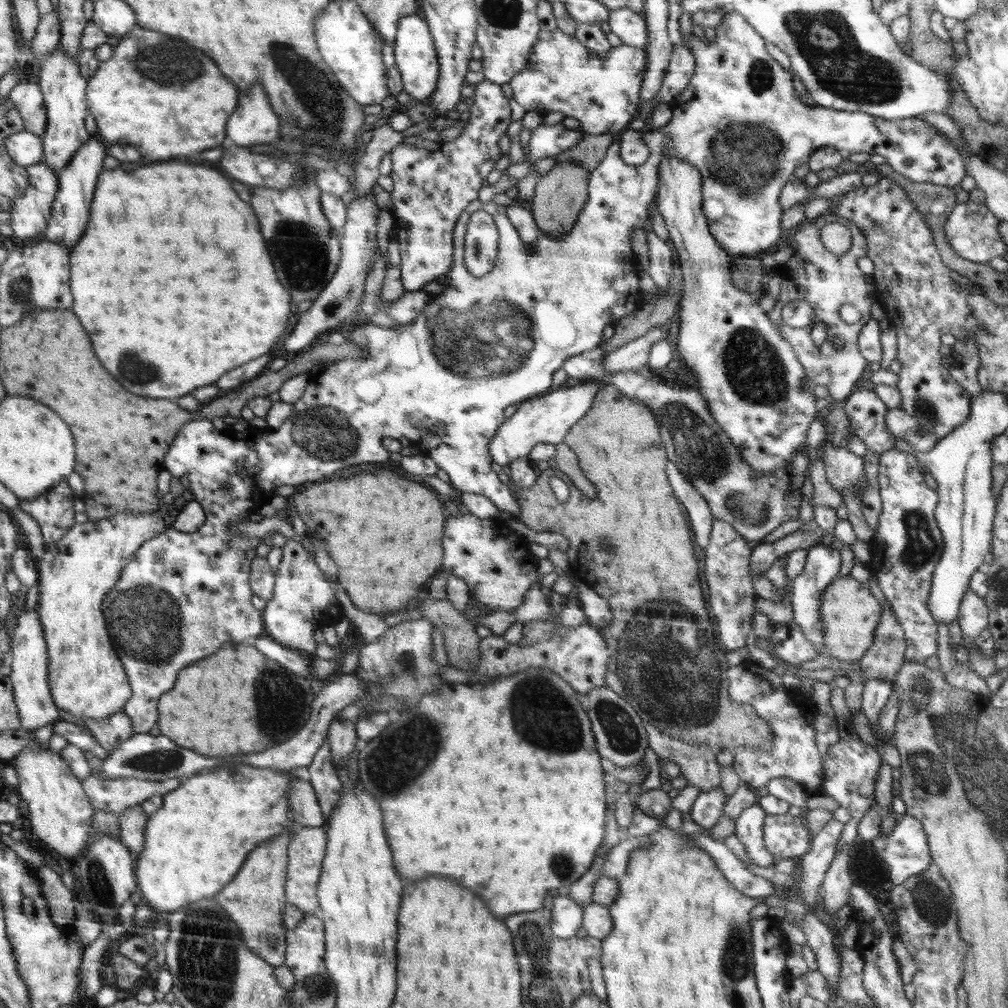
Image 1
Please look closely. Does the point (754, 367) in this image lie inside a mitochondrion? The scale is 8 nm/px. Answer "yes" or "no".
yes

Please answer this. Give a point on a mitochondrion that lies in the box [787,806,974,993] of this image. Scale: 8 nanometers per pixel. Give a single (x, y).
(929, 897)

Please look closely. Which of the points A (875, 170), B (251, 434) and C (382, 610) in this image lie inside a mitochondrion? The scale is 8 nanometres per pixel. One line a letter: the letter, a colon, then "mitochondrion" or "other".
A: other
B: other
C: other

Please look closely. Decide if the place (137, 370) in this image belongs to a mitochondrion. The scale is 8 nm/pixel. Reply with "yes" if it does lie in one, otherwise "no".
yes

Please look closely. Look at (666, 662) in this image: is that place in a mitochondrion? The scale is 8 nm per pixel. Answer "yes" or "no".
yes

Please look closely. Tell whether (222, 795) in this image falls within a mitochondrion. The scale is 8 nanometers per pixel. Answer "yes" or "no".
no

